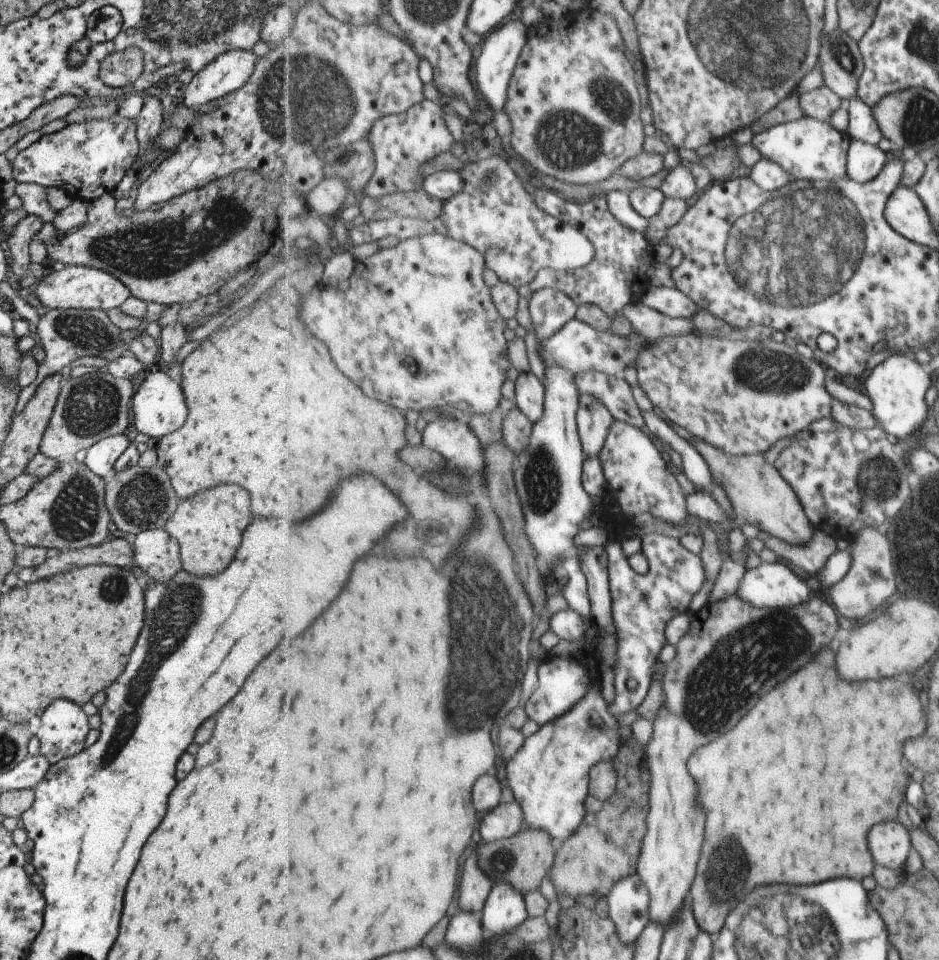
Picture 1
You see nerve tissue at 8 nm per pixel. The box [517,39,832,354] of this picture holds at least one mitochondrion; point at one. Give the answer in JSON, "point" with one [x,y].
{"point":[566,142]}

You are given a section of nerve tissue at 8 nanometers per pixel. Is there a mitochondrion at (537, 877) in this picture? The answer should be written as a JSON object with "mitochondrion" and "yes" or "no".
{"mitochondrion":"no"}

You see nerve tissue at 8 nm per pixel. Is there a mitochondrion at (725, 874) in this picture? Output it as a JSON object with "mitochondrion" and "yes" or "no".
{"mitochondrion":"yes"}

